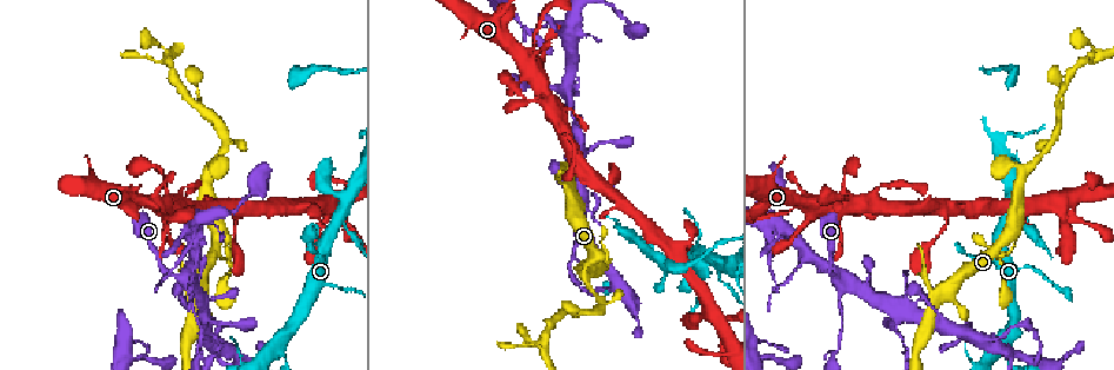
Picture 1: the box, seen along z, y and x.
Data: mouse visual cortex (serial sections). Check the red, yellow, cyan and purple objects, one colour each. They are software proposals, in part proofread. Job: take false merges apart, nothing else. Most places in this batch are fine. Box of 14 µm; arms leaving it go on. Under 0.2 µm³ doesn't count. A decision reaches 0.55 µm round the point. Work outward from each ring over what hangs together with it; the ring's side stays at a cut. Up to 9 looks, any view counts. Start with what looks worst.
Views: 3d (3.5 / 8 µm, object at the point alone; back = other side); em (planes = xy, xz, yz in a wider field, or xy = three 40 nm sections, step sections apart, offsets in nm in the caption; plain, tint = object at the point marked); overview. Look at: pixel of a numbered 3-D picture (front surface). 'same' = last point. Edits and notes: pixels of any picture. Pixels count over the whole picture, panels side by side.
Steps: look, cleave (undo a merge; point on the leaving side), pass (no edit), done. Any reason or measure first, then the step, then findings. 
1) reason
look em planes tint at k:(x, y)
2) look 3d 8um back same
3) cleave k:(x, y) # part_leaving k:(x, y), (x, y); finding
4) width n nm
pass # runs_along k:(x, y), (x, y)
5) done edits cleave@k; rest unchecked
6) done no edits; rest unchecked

looks like a crossing
look 3d 3.5um at 1:(181, 278)

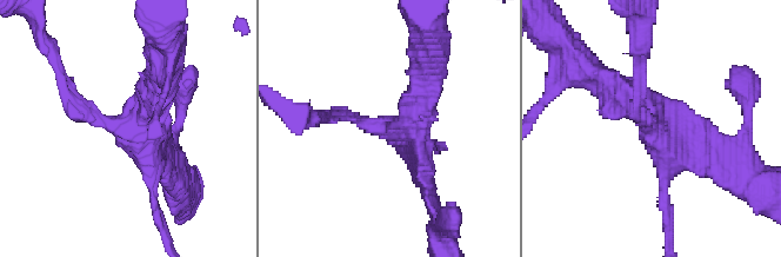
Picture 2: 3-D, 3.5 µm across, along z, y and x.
need the tissue
look em xy step 5 tint at 2:(650, 130)

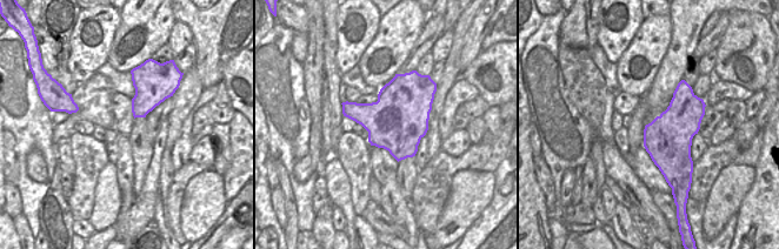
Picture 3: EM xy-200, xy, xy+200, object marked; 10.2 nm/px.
pass # runs_along 2:(328, 113), (398, 131), (426, 185); one cell here

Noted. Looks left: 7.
a fork
look 3d 3.5um at 1:(528, 52)

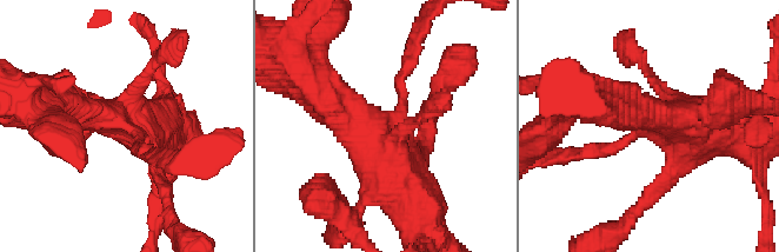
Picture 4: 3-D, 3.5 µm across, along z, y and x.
now the EM
look em xy step 1 plain at 4:(131, 128)

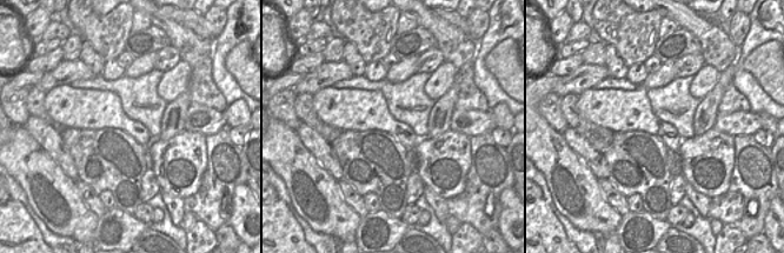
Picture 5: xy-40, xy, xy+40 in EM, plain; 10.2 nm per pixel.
where the object lies
look em xy step 1 tint same

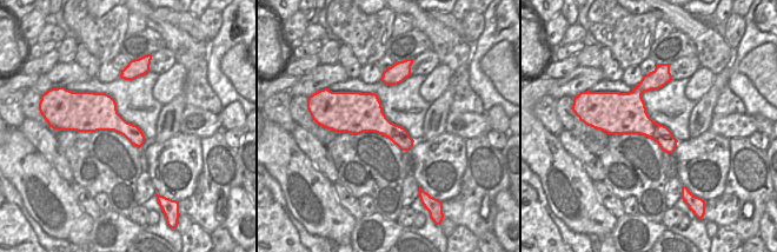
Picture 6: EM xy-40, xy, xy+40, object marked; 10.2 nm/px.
width 320 nm
pass # runs_along 4:(339, 114), (383, 153), (426, 238); continuous, no second cell

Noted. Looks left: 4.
four or more arms meet
look 3d 3.5um at 1:(720, 264)

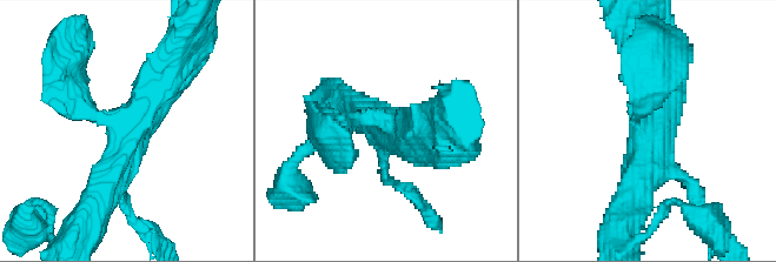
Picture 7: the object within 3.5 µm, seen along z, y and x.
arms 4; arm_widths 150, 200, 450, 450 nm
look em xy step 3 tint at 7:(396, 134)

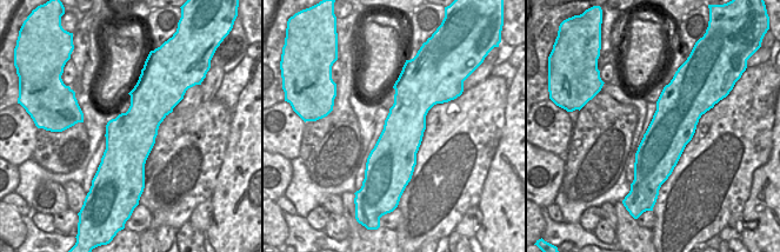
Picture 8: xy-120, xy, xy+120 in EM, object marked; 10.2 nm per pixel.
pass # runs_along 7:(99, 197), (141, 100), (171, 64); continuous, no second cell

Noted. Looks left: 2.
branch point
look 3d 3.5um back at 1:(206, 311)

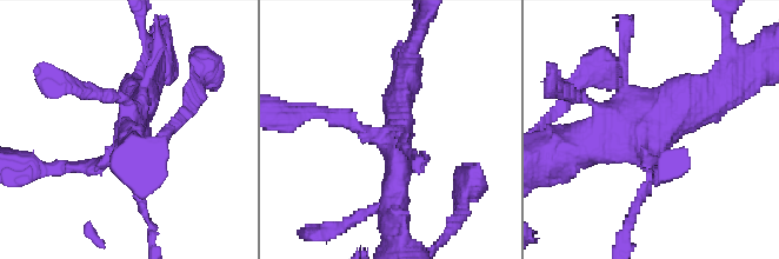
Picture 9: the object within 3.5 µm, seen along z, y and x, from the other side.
pass # all the same cell

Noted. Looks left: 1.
done no edits; rest unchecked

